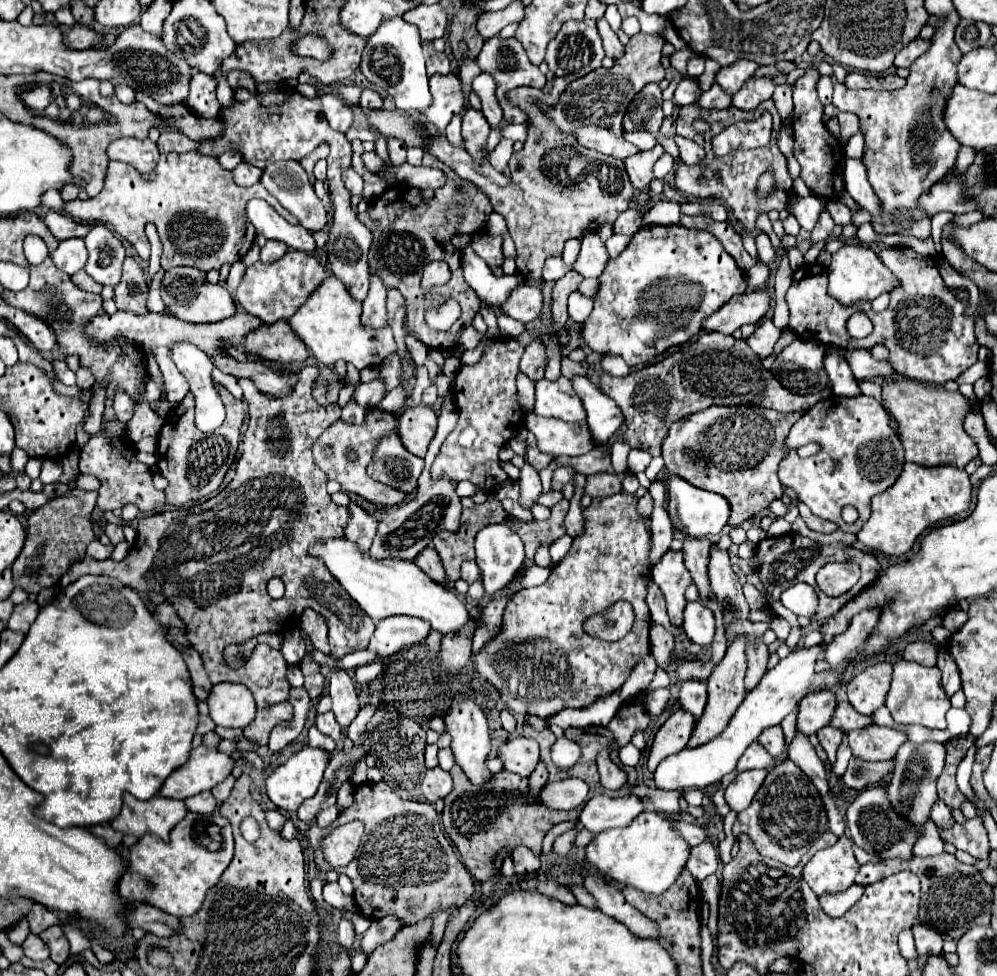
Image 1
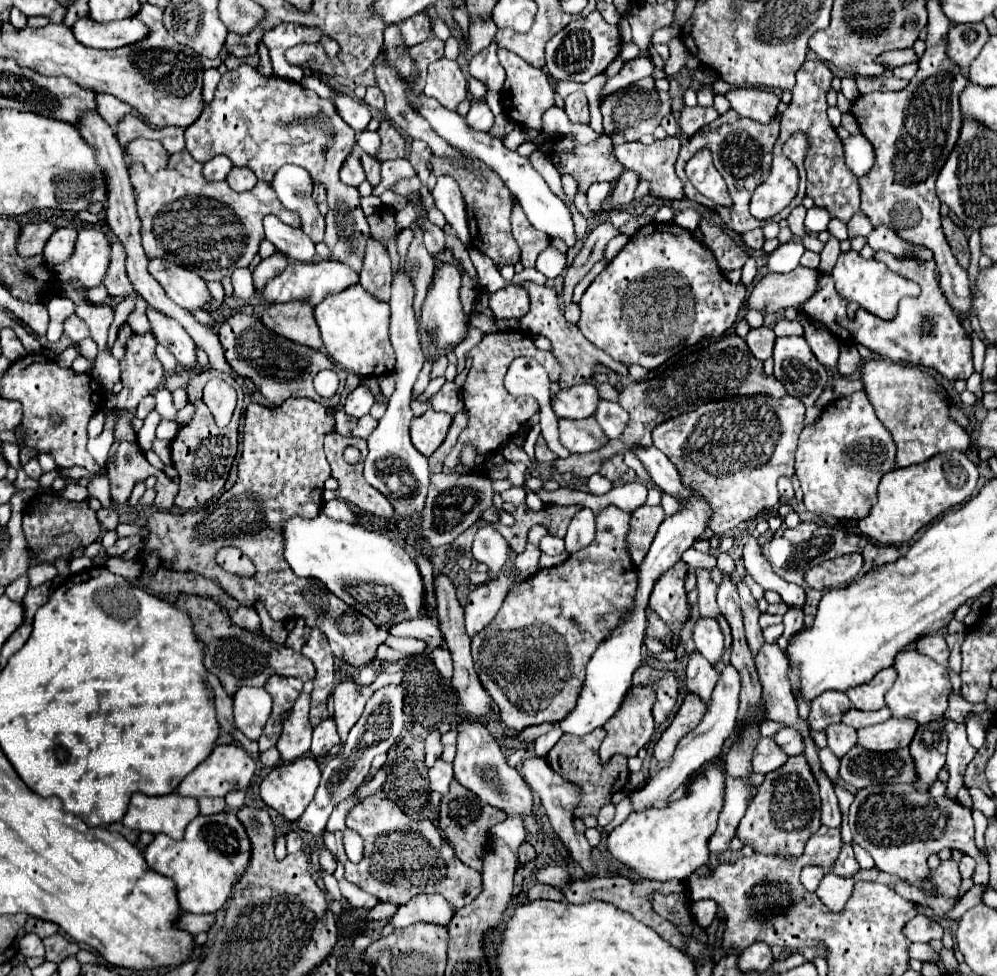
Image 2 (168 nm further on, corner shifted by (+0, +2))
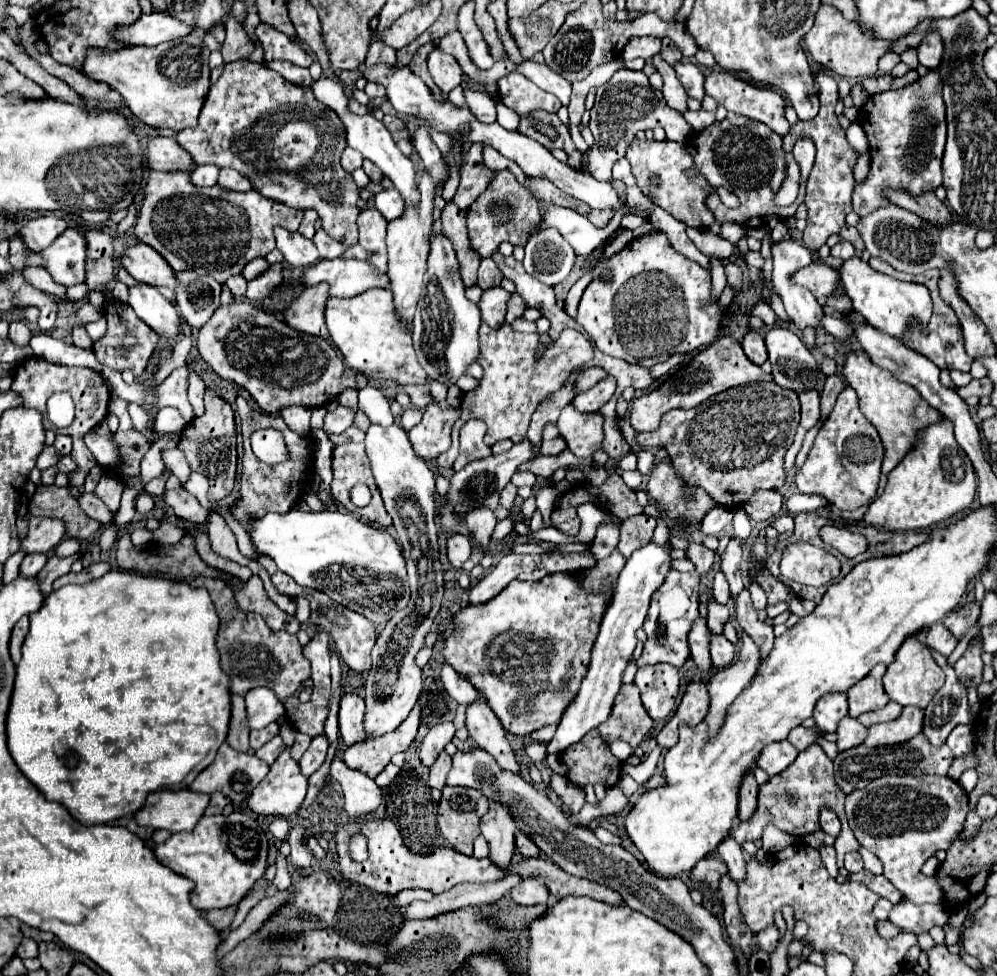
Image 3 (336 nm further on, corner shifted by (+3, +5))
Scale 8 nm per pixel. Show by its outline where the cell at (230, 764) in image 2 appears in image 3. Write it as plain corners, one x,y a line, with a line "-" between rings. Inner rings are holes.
223,743
215,755
215,761
195,777
195,781
189,785
189,789
195,793
207,793
207,795
219,791
219,793
227,795
233,803
241,803
243,799
247,799
251,795
251,791
259,785
259,781
267,775
267,771
269,771
269,765
265,761
257,759
255,755
235,751
227,743

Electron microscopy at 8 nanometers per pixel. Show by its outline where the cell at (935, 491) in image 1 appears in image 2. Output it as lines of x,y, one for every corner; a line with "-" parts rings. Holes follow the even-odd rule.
950,450
932,456
928,462
906,466
888,472
878,486
878,502
870,508
870,514
858,522
864,536
878,544
898,546
910,542
914,534
930,524
936,516
952,506
960,506
970,500
978,482
978,470
966,452

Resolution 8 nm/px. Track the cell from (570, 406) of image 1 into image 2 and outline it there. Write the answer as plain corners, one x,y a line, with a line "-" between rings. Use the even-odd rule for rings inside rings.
586,382
580,386
568,388
568,390
560,390
552,398
552,408
558,418
580,420
580,418
588,418
596,412
598,400
600,400
600,394
598,394
596,386

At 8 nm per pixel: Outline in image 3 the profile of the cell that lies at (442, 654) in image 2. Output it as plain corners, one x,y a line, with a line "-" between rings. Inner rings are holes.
443,663
439,677
441,677
441,683
443,683
445,691
447,691
457,703
467,705
467,703
475,701
475,697
477,697
475,687
473,687
467,679
463,679
451,665

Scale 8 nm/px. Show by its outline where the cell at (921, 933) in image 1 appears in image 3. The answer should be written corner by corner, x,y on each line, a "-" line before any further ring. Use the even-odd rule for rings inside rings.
901,901
889,915
889,921
905,933
921,935
929,933
931,927
943,927
949,919
949,909
945,905
913,905
911,901

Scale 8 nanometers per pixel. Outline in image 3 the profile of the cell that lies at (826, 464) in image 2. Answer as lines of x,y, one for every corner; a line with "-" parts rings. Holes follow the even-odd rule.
845,387
837,397
833,411
819,429
805,465
795,475
795,485
801,493
821,495
837,509
859,509
877,495
879,471
883,461
883,445
877,429
859,409
859,397
851,387

